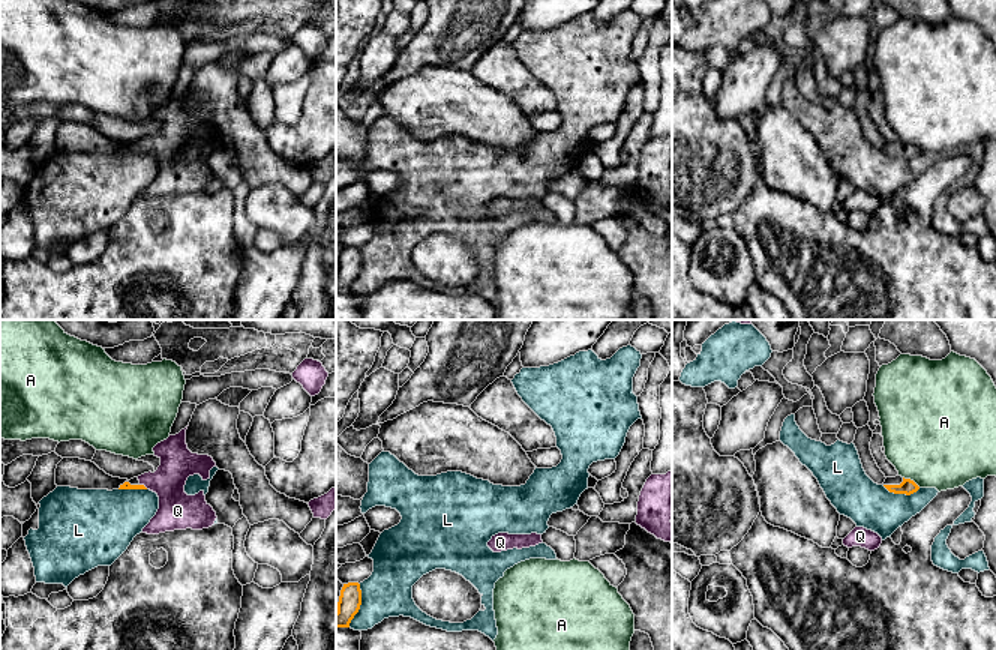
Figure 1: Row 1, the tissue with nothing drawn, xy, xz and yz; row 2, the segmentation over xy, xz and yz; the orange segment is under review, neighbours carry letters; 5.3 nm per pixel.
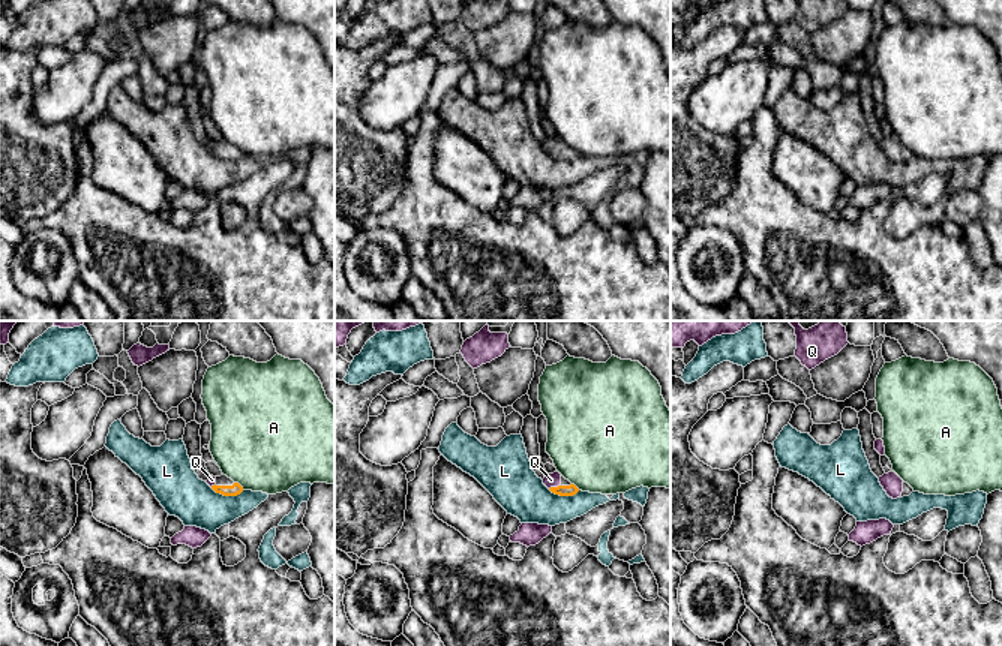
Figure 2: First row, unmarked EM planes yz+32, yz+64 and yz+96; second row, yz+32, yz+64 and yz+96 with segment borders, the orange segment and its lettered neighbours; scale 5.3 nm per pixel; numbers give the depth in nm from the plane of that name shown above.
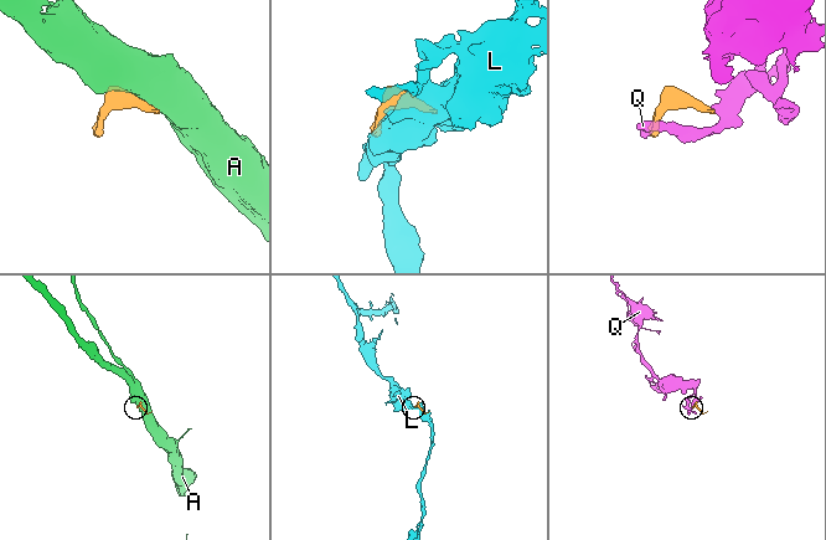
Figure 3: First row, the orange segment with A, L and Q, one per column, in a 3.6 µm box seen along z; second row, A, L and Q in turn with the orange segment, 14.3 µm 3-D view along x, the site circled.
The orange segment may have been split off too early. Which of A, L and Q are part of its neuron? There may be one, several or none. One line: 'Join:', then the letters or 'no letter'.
Join: Q

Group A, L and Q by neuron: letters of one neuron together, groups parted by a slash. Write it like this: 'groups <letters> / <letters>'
groups A / L / Q

